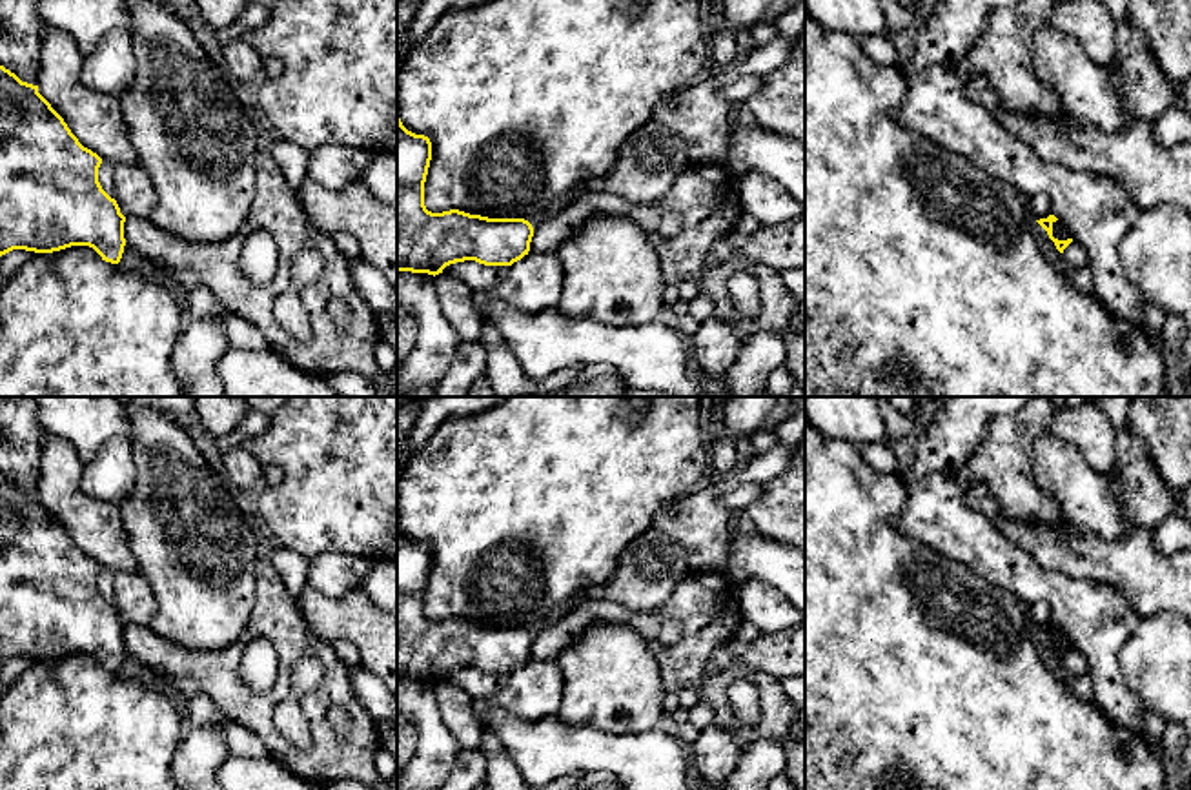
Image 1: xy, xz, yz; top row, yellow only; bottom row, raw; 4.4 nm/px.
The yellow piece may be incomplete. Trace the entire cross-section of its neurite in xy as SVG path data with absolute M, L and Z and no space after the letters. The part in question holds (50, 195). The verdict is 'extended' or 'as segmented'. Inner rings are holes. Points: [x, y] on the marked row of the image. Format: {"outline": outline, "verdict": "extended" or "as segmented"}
{"outline": "M0 66L0 257L13 249L53 253L89 246L118 264L126 217L98 182L102 158L84 147L64 118L38 93Z", "verdict": "as segmented"}

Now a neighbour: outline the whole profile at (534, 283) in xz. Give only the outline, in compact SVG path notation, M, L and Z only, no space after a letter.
M528 251L508 266L506 277L494 288L472 291L472 304L484 313L490 302L519 308L523 313L541 313L557 308L565 273L555 253Z

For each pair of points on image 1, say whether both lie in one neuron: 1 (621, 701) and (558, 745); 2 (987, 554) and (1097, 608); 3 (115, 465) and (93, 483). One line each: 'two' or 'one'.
1: two
2: one
3: one

